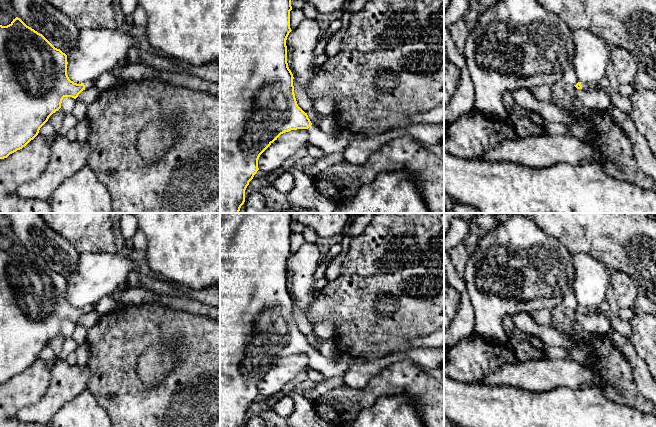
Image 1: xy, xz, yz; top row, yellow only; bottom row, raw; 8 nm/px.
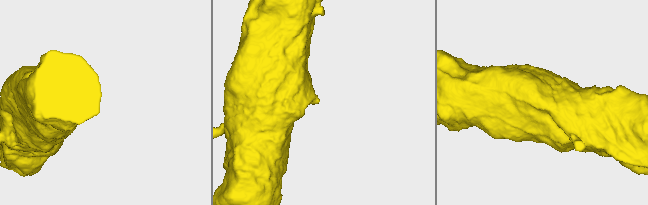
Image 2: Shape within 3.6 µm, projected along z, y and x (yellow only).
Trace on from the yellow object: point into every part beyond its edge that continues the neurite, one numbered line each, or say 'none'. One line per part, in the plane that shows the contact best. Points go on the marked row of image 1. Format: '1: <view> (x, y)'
1: yz (585, 86)

